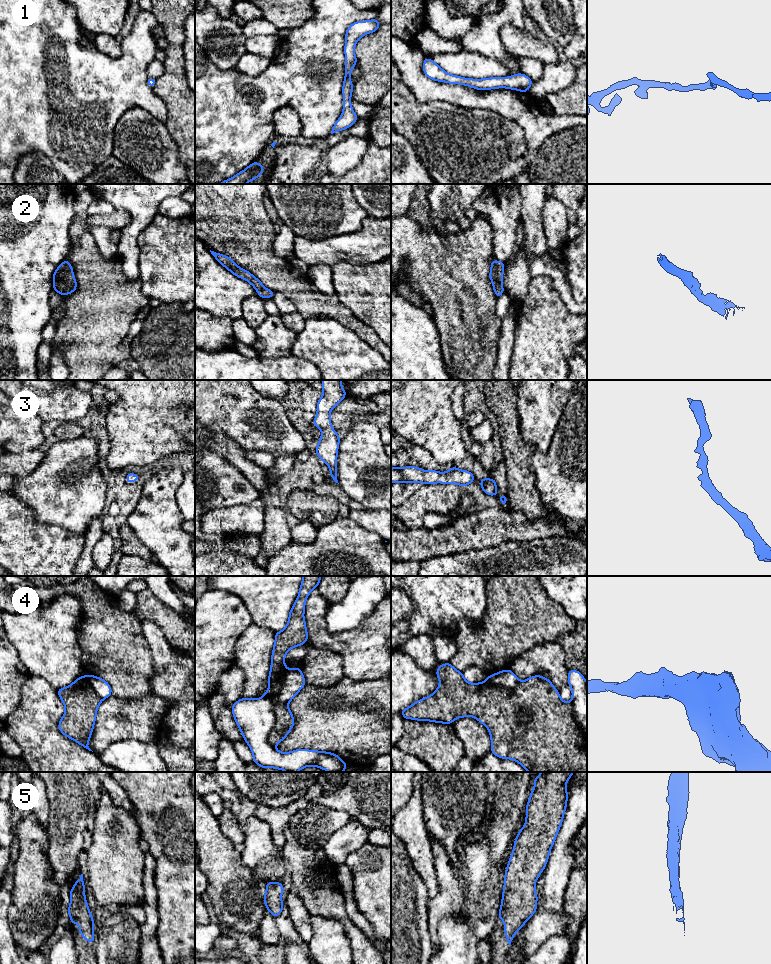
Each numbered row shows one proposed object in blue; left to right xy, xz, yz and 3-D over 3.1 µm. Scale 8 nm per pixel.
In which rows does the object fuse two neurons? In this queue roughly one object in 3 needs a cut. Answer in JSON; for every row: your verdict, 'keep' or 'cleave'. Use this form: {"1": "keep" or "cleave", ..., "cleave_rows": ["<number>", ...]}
{"1": "keep", "2": "keep", "3": "keep", "4": "cleave", "5": "keep", "cleave_rows": ["4"]}

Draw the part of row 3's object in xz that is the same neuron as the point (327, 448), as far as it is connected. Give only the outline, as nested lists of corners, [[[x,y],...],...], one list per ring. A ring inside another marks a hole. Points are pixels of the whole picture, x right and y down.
[[[322,380],[323,395],[317,403],[317,415],[313,421],[313,425],[322,431],[316,446],[316,456],[329,466],[330,476],[336,483],[338,483],[336,464],[340,436],[332,428],[330,412],[347,394],[341,381]]]

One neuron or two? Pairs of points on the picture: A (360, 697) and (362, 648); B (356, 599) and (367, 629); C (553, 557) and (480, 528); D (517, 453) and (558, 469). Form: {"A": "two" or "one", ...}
{"A": "two", "B": "two", "C": "two", "D": "two"}

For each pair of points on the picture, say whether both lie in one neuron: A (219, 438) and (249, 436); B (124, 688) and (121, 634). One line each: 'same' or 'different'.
A: different
B: same

